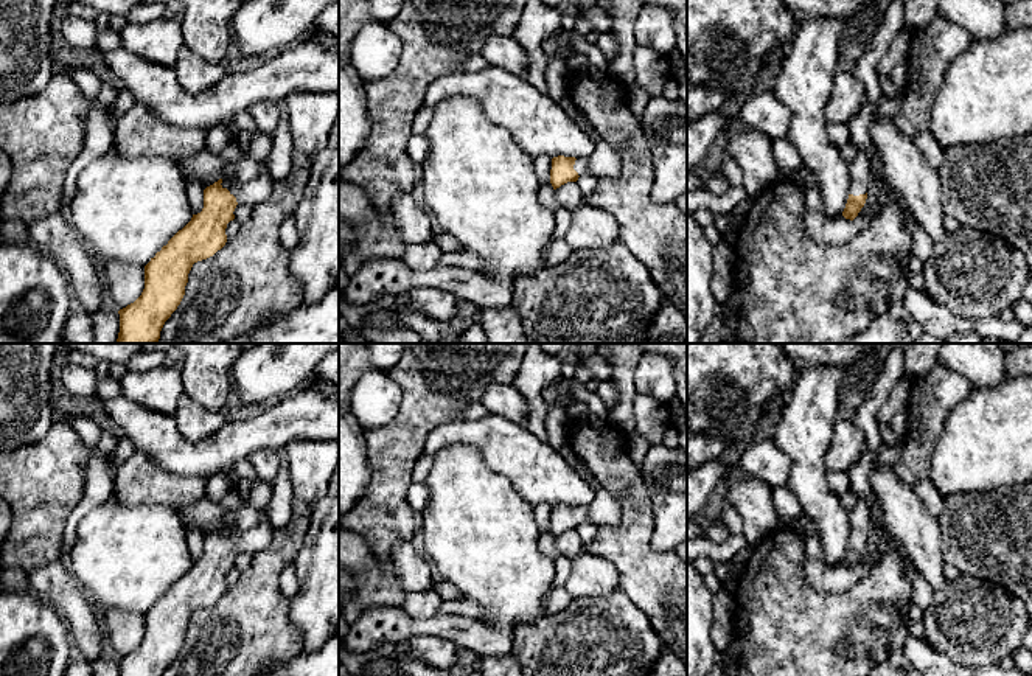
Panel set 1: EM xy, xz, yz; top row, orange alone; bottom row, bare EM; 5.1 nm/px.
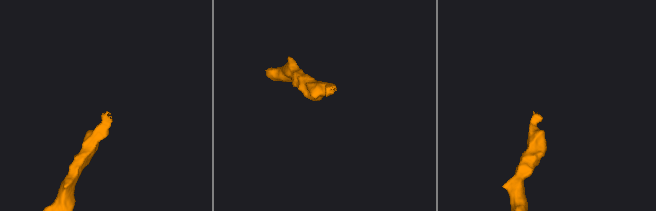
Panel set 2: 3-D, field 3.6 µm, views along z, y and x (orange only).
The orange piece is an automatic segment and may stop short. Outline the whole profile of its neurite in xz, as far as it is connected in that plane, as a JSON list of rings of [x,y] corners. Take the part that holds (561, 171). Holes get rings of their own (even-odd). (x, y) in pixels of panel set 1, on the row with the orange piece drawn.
[[[600,138],[587,157],[553,157],[550,183],[553,190],[556,190],[567,182],[577,182],[580,176],[592,176],[598,180],[606,177],[617,177],[620,169],[622,162],[619,154],[608,141]]]

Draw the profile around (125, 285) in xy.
[[[107,261],[104,263],[104,272],[107,305],[117,311],[134,303],[141,295],[145,289],[145,266]]]

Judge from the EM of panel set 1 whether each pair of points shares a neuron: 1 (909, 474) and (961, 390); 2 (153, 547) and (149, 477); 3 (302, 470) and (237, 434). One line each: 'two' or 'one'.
1: one
2: two
3: two

